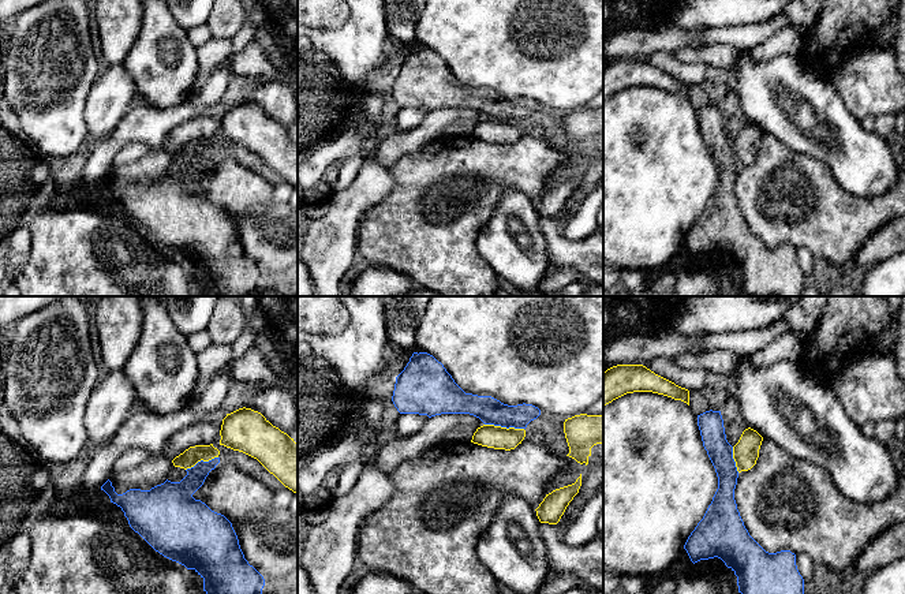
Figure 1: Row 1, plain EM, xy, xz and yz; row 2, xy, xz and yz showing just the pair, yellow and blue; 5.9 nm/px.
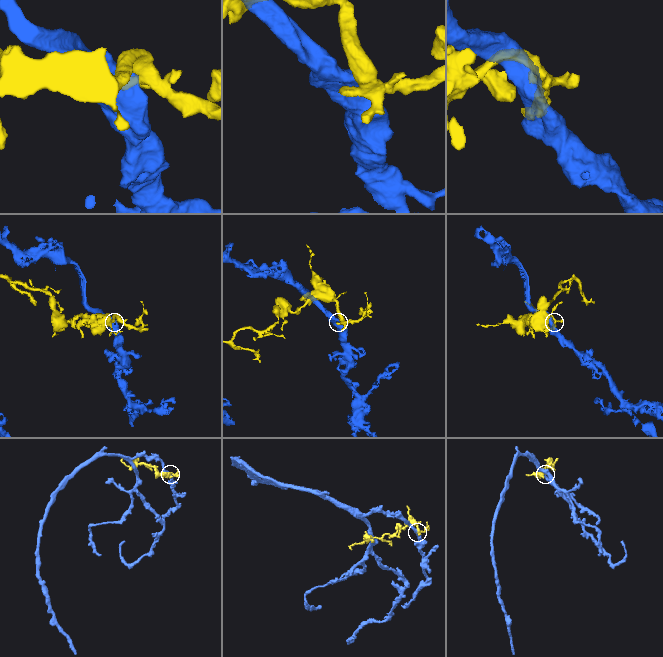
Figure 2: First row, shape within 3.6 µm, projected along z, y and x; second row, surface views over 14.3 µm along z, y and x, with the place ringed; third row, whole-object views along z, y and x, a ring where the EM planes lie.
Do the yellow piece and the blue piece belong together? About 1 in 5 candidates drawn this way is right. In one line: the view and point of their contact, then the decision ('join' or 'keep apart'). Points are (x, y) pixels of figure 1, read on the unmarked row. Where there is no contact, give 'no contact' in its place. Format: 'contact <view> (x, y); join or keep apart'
contact xz (504, 122); keep apart

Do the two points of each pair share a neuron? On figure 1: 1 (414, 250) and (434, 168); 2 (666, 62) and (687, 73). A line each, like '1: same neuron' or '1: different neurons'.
1: same neuron
2: same neuron

